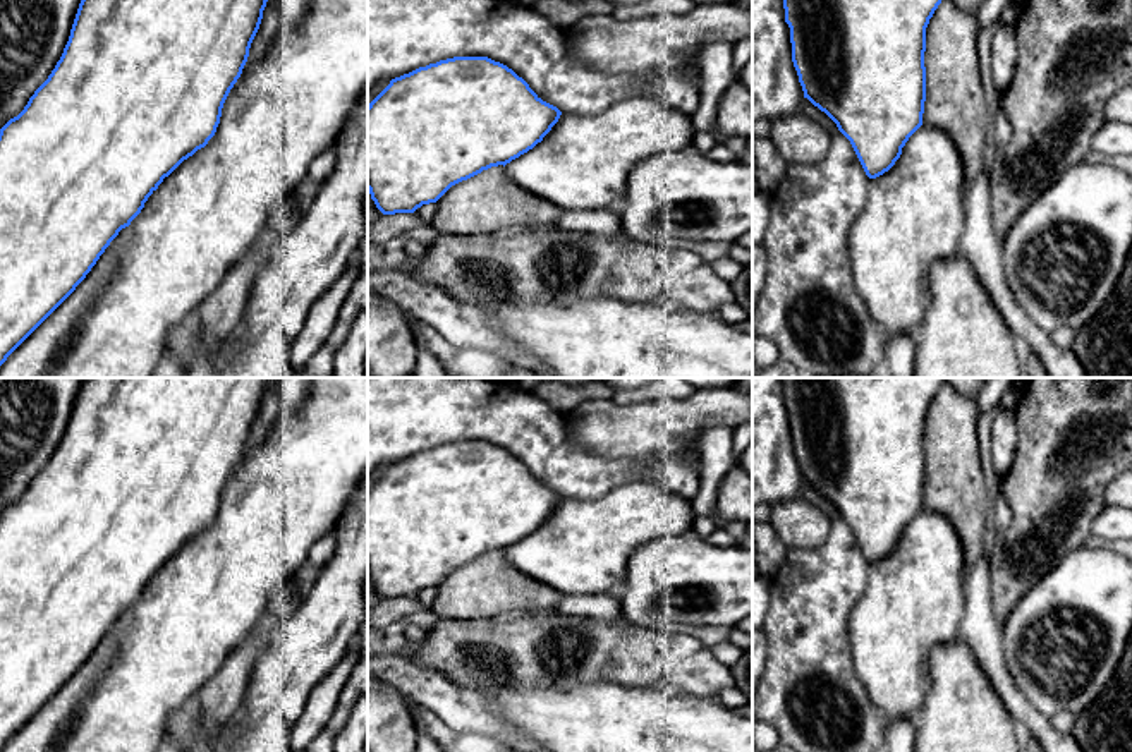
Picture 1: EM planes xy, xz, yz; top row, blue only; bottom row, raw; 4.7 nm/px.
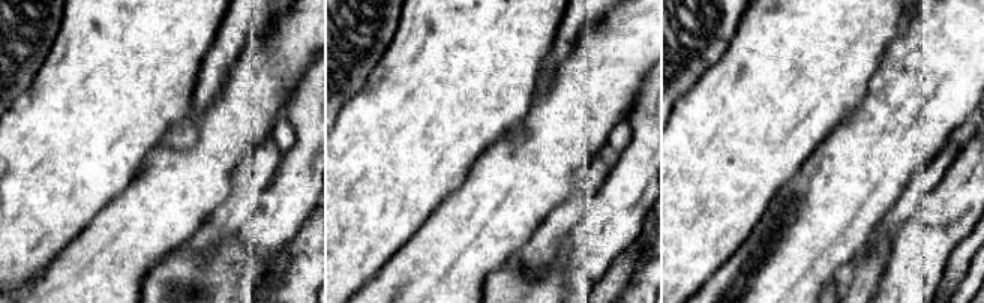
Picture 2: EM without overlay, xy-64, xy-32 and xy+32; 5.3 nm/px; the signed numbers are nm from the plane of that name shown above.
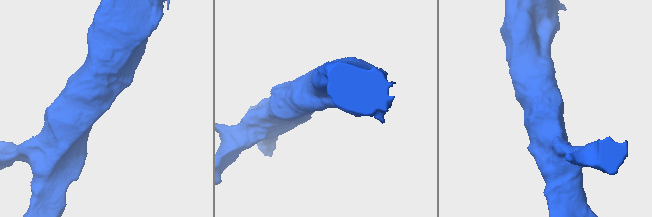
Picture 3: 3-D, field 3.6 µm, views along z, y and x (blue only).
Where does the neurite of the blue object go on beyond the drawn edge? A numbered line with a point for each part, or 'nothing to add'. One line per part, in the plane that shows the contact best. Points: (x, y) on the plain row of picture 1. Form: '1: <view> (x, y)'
1: xy (284, 495)

